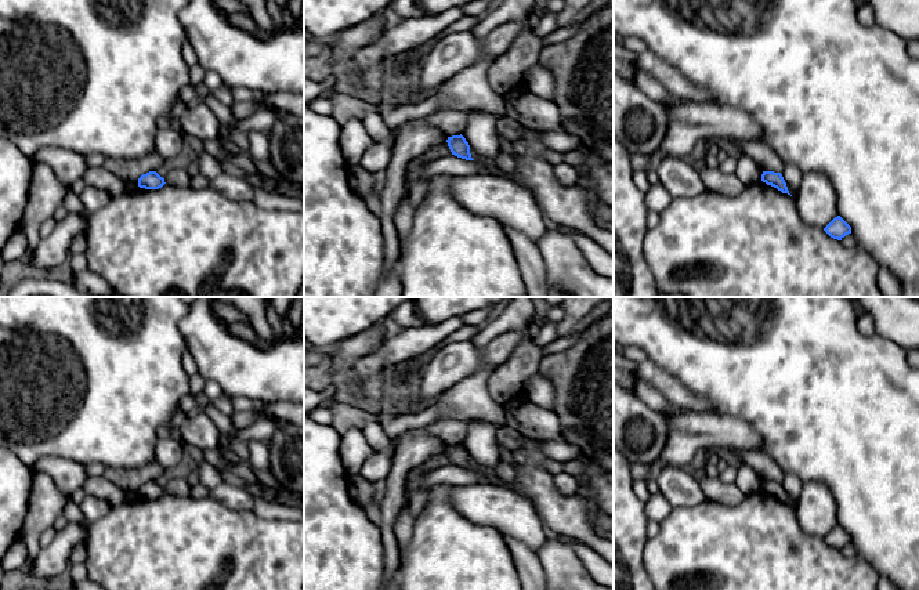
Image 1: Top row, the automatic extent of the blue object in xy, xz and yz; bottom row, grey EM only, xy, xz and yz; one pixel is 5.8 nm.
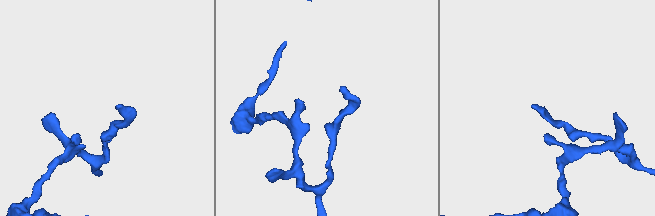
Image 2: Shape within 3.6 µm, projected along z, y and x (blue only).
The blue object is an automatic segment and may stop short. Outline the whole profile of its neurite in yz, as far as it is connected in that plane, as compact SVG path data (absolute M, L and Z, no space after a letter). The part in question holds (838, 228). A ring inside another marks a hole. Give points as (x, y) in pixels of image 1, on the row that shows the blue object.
M835 217L824 231L833 239L842 240L846 235L851 234L851 227L840 217Z

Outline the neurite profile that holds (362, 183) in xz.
M351 164L348 169L348 182L352 191L365 200L369 193L381 195L387 182L387 170L370 173L359 164Z

